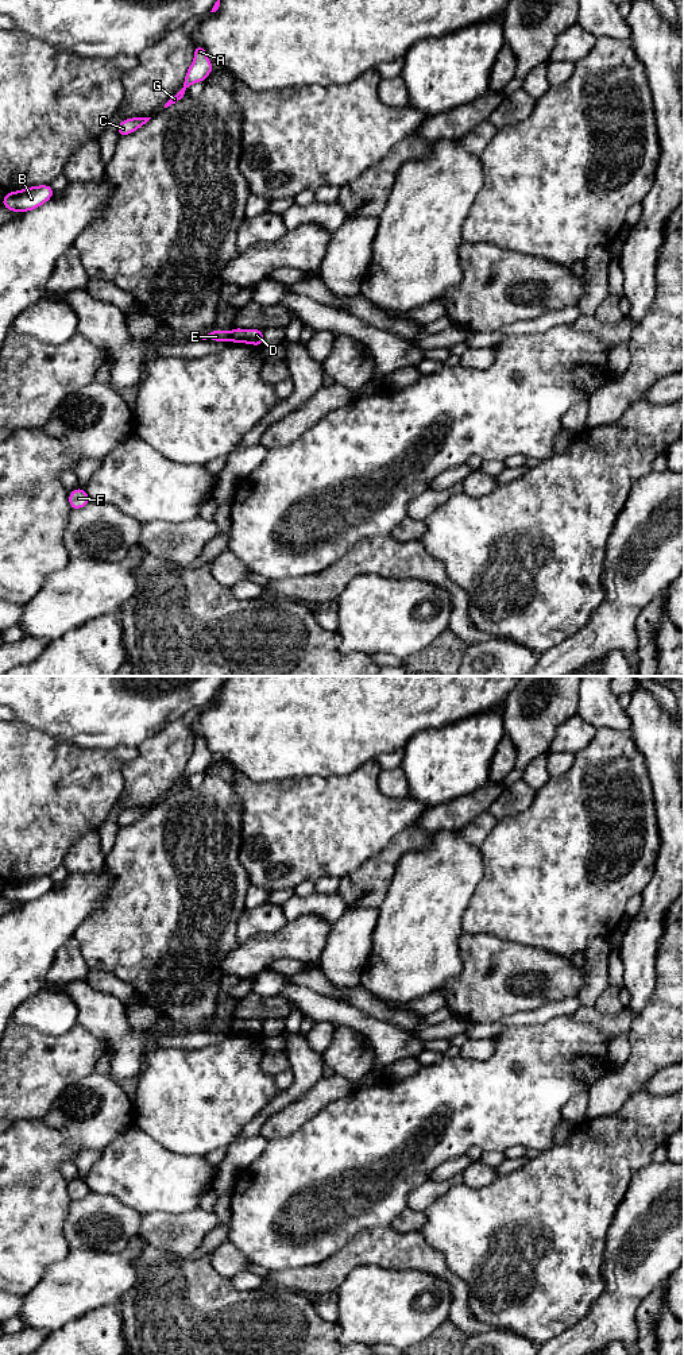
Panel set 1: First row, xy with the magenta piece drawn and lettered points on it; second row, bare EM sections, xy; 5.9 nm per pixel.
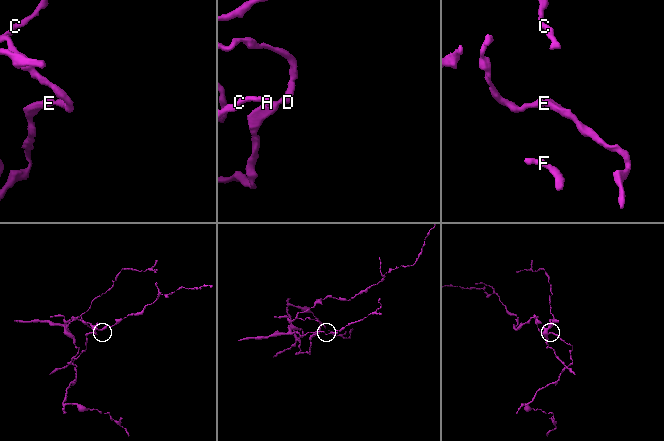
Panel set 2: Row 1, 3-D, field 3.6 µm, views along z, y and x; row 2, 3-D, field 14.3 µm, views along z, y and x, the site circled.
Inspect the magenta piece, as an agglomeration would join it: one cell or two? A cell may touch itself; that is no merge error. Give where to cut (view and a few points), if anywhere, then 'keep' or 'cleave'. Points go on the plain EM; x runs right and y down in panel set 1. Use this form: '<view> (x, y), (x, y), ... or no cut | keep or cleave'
xy (230, 1023), (231, 1031) | cleave

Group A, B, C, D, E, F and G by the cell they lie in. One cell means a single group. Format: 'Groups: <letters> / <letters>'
Groups: A B C D F G / E

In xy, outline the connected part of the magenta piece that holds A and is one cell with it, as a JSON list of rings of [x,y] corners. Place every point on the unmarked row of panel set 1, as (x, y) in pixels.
[[[201,737],[194,738],[194,750],[192,756],[189,757],[183,777],[181,781],[178,781],[166,795],[165,799],[170,798],[171,795],[175,795],[177,792],[182,791],[186,784],[185,781],[189,780],[189,777],[194,773],[201,773],[205,772],[206,768],[210,765],[213,761],[213,756],[209,752],[206,742]]]

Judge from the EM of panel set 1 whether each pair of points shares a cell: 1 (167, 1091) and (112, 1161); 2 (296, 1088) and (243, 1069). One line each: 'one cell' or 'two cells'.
1: two cells
2: two cells

